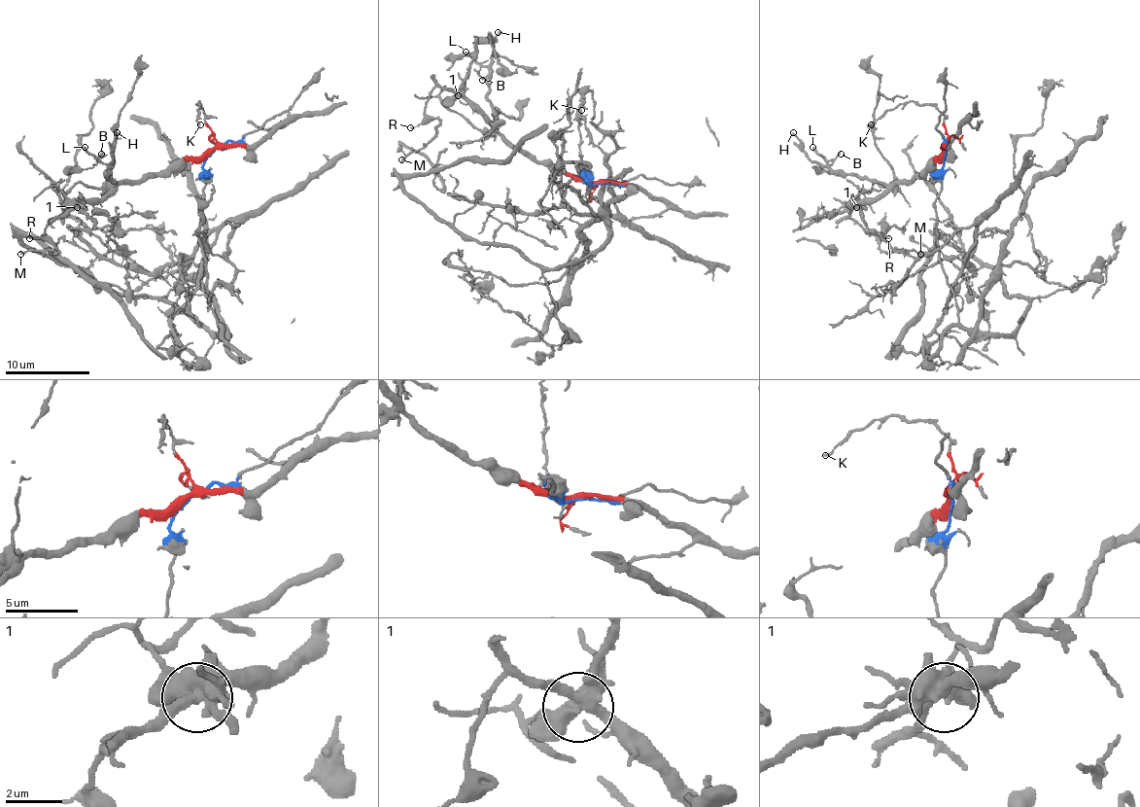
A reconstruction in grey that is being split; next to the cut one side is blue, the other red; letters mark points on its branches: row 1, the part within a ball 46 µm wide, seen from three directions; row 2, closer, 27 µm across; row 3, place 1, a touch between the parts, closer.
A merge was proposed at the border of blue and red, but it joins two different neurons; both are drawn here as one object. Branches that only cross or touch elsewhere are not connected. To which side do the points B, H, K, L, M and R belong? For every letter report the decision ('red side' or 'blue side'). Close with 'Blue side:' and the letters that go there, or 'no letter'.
B: red side
H: red side
K: red side
L: red side
M: red side
R: red side
Blue side: no letter

